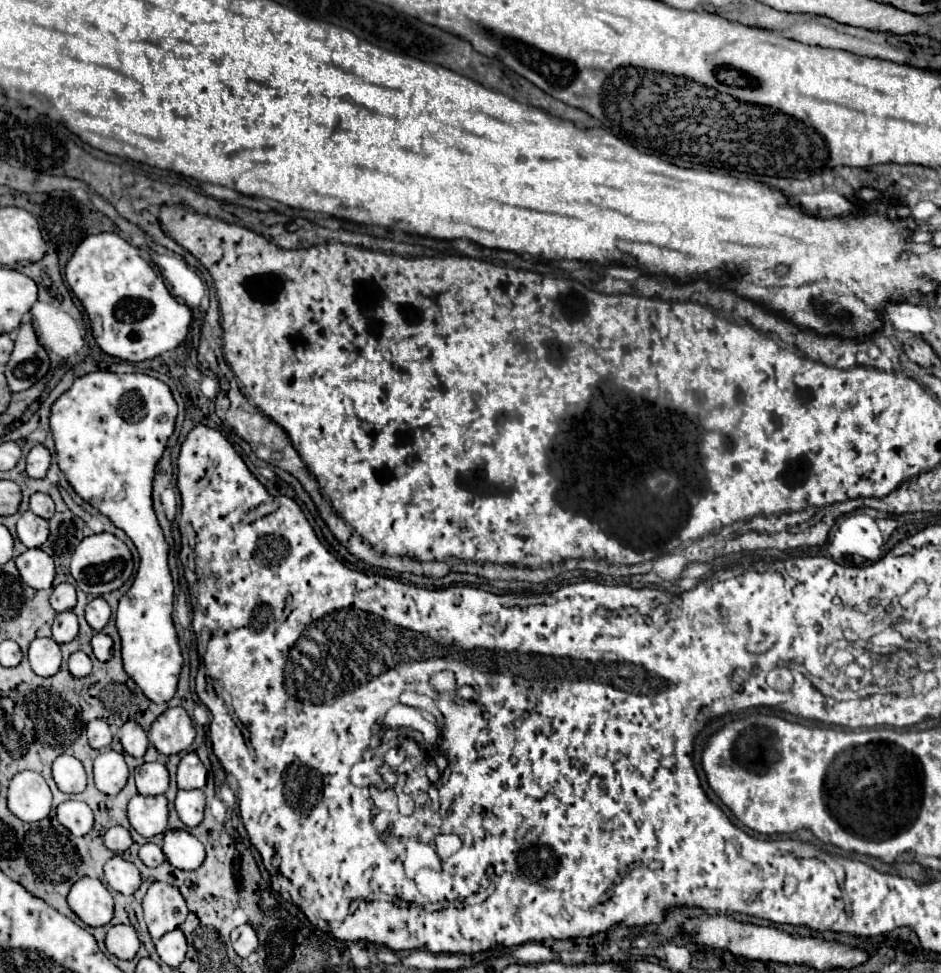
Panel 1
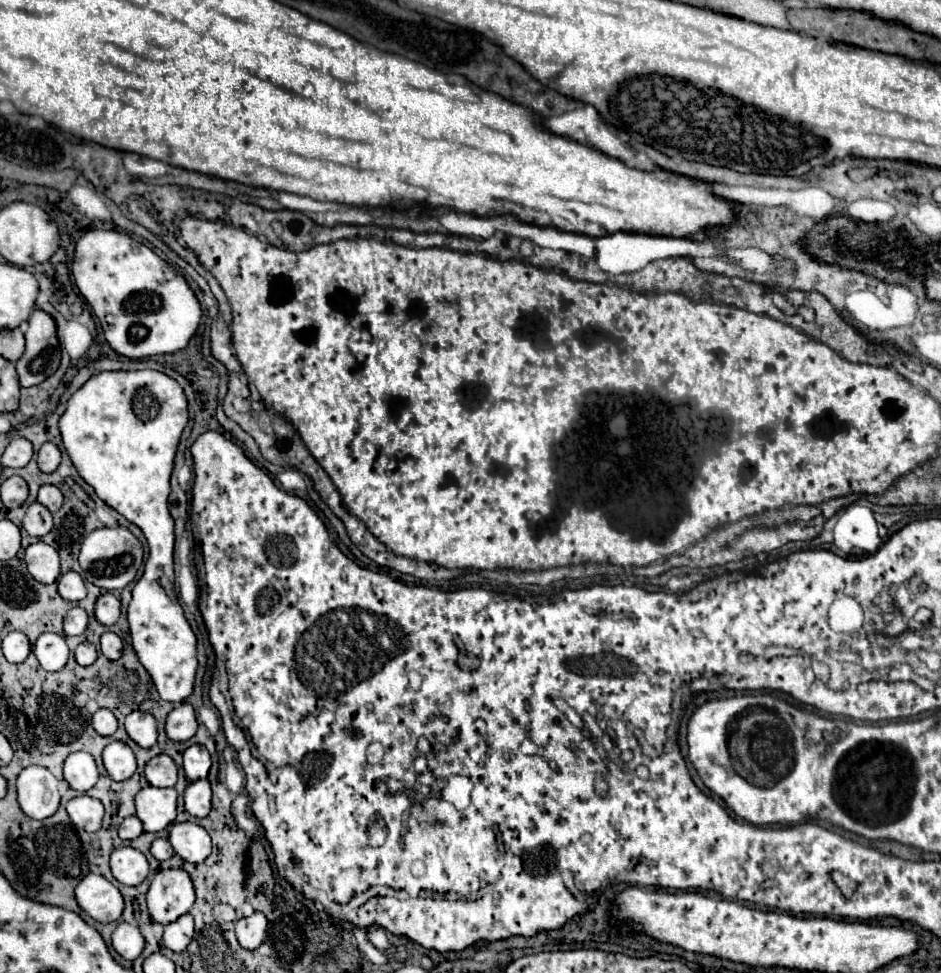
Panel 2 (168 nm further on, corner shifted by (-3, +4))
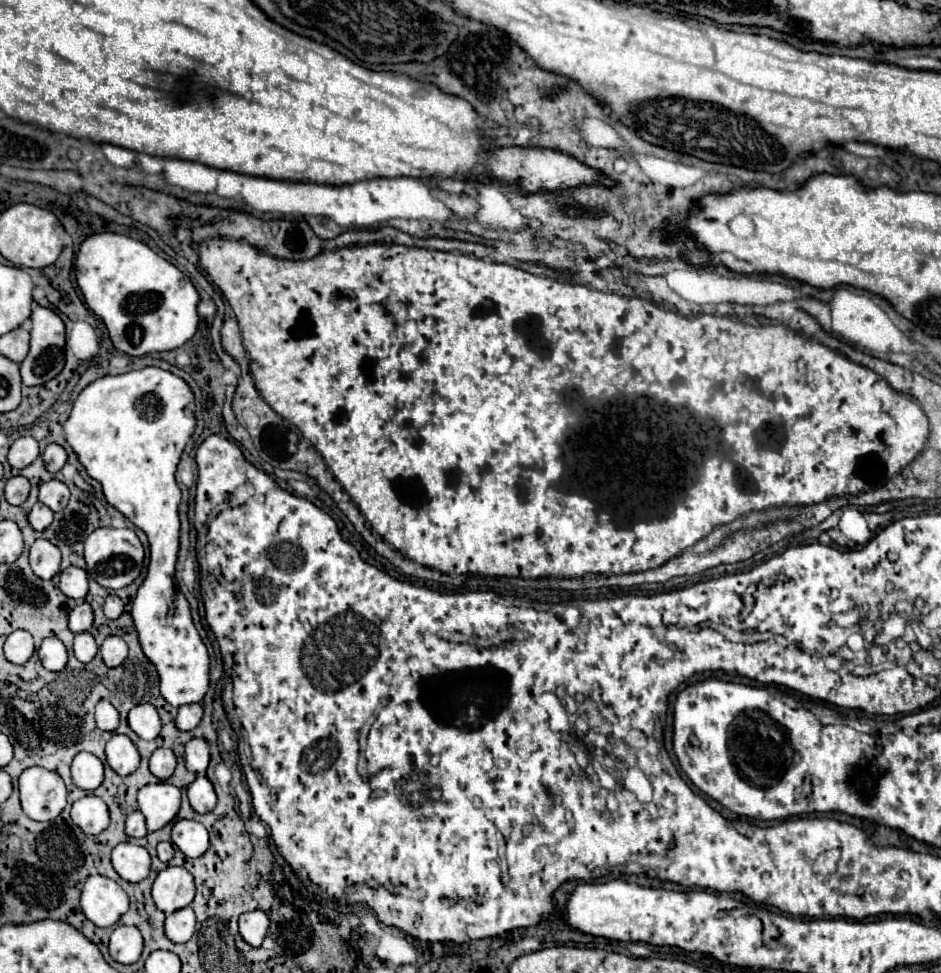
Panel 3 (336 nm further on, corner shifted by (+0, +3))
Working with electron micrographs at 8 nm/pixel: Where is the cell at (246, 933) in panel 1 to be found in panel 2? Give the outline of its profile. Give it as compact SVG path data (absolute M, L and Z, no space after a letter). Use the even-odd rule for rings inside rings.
M253 913L251 917L239 919L235 923L235 933L239 939L239 945L243 949L257 949L267 933L267 919L263 913Z

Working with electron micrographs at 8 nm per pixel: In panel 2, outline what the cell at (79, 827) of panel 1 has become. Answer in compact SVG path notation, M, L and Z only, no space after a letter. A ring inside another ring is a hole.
M79 795L67 803L67 813L73 821L75 827L81 827L85 831L99 831L101 821L103 821L103 805L101 801L89 797L89 795Z

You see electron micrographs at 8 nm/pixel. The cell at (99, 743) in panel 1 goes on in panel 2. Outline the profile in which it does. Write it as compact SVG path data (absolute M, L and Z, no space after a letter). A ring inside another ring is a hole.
M99 709L95 715L93 715L93 729L103 735L103 737L109 737L117 731L117 719L115 715L109 711L109 709Z

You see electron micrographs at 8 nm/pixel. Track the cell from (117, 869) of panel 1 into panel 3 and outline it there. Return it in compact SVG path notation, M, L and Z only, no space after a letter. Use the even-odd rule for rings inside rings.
M122 842L112 850L112 864L120 878L128 882L140 882L150 872L150 854L138 844Z

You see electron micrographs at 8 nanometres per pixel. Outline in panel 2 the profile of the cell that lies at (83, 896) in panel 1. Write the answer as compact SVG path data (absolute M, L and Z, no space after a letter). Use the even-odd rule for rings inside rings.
M89 873L75 889L79 907L99 923L117 921L123 913L123 897L103 875Z

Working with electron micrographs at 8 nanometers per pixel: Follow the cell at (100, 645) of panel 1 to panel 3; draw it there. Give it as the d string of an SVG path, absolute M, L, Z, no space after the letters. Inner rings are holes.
M108 636L102 642L102 646L100 646L100 654L102 654L106 666L116 668L116 666L120 666L126 660L128 646L126 646L126 642L120 636Z

